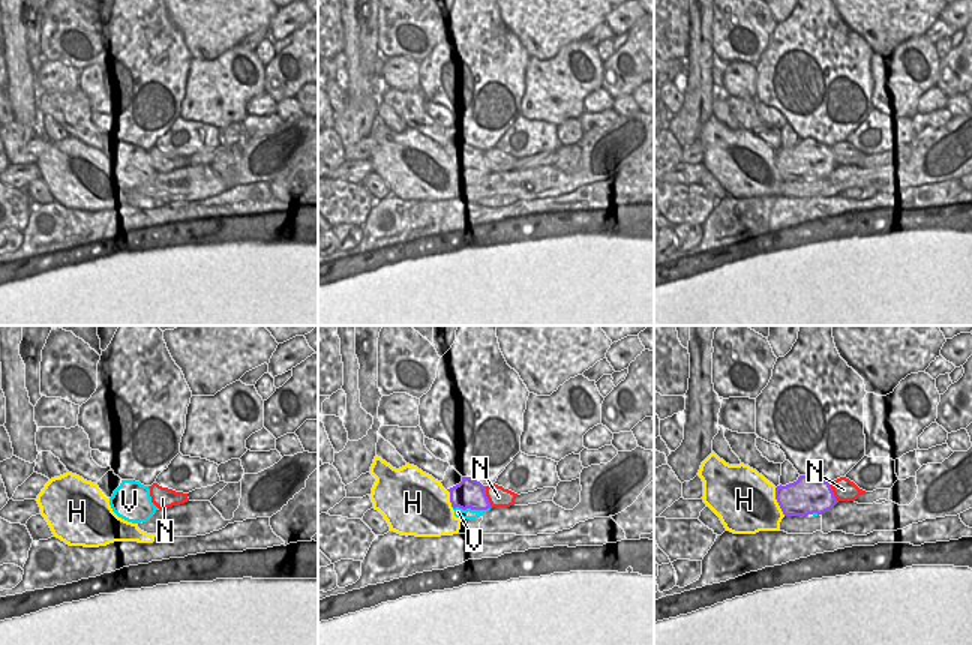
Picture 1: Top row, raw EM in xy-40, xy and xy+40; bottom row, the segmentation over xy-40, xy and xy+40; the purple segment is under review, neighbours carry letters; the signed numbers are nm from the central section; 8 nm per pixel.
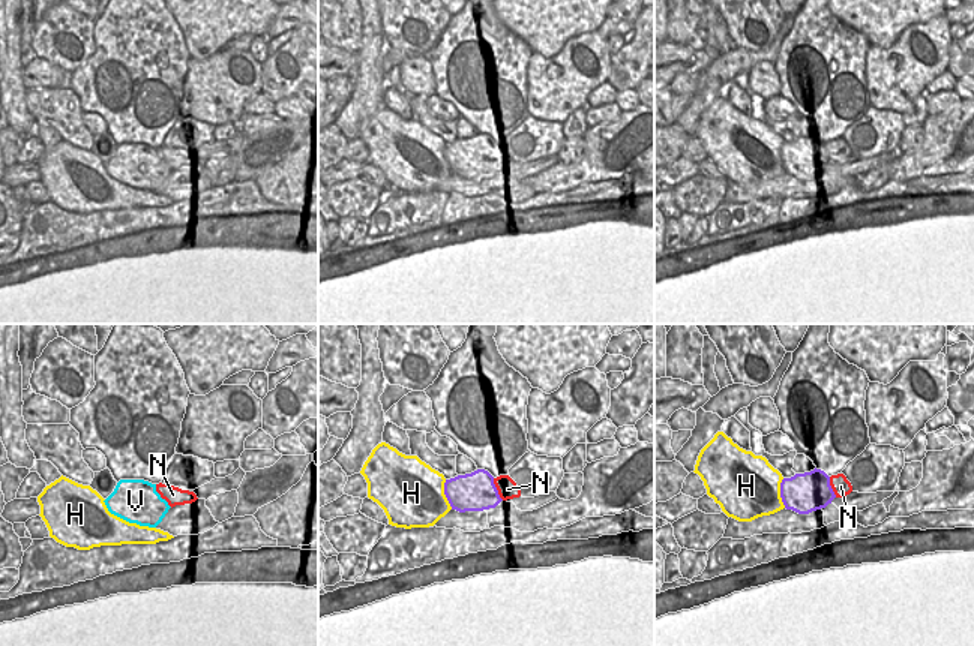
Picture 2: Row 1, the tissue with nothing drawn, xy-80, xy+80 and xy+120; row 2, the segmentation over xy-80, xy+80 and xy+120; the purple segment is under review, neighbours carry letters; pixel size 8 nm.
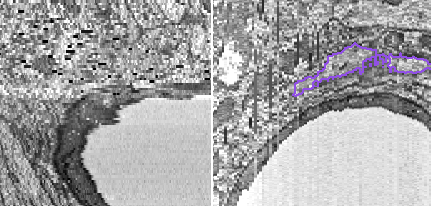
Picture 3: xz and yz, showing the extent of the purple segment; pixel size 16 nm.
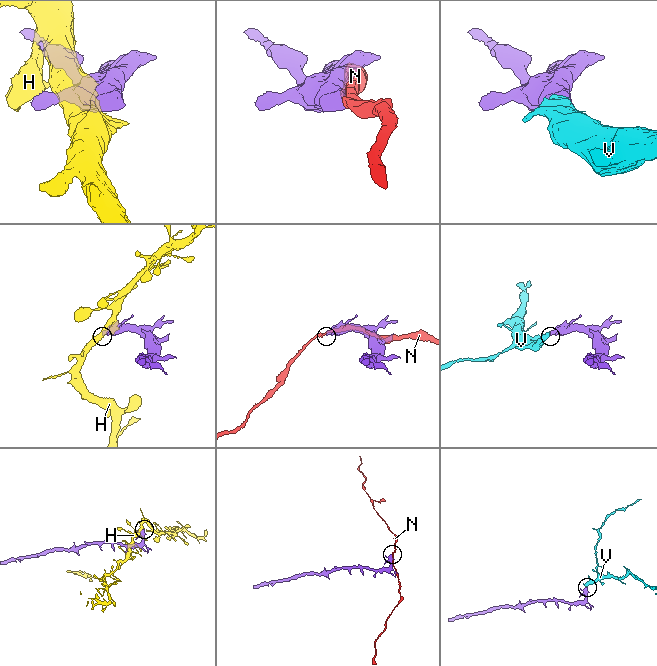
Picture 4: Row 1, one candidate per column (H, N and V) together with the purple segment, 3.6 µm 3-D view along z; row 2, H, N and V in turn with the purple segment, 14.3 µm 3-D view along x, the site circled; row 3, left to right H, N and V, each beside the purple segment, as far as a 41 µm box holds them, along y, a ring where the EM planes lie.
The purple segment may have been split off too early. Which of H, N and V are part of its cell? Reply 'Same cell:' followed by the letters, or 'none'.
Same cell: V

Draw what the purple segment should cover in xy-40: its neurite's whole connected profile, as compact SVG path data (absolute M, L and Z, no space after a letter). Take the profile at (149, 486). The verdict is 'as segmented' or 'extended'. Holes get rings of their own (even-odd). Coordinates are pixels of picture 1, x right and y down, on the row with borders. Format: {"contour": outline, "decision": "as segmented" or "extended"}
{"contour": "M122 480L110 498L112 512L132 524L147 522L158 510L152 502L150 486L140 482Z", "decision": "extended"}

